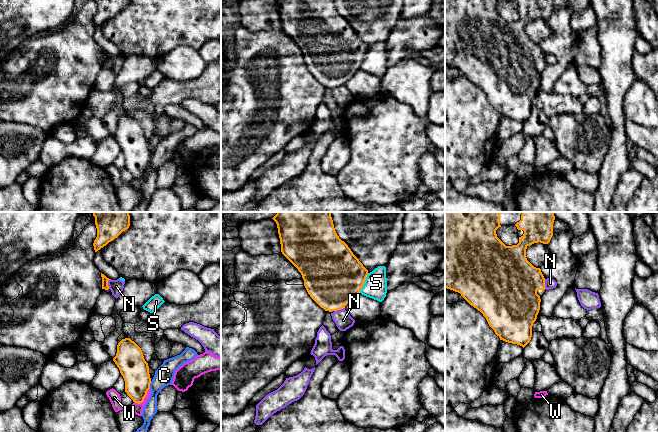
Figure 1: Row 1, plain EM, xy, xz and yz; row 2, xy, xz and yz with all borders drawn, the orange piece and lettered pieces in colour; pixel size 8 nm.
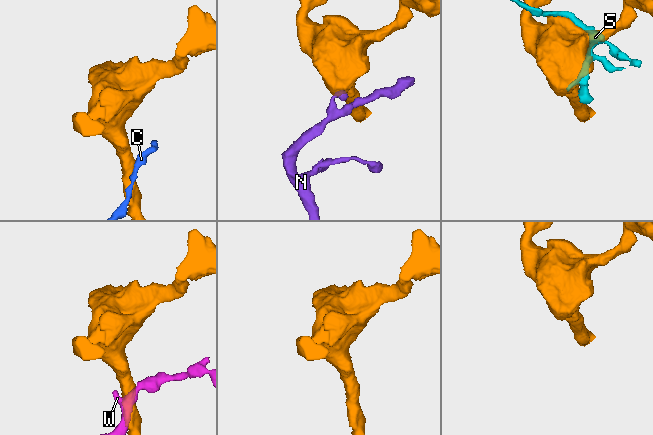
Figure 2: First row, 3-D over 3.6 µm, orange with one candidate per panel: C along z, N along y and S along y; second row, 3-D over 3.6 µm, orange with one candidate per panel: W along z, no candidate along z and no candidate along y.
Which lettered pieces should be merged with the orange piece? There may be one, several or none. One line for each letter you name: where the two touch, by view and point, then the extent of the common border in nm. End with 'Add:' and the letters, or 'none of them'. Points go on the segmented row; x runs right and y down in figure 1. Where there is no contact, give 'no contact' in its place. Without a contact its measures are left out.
Add: none of them

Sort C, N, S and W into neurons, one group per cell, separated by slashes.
C / N / S / W

